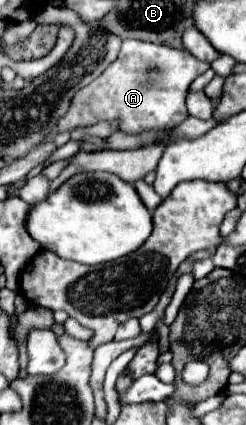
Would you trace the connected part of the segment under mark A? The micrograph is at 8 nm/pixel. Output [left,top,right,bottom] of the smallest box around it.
[59,39,209,133]

